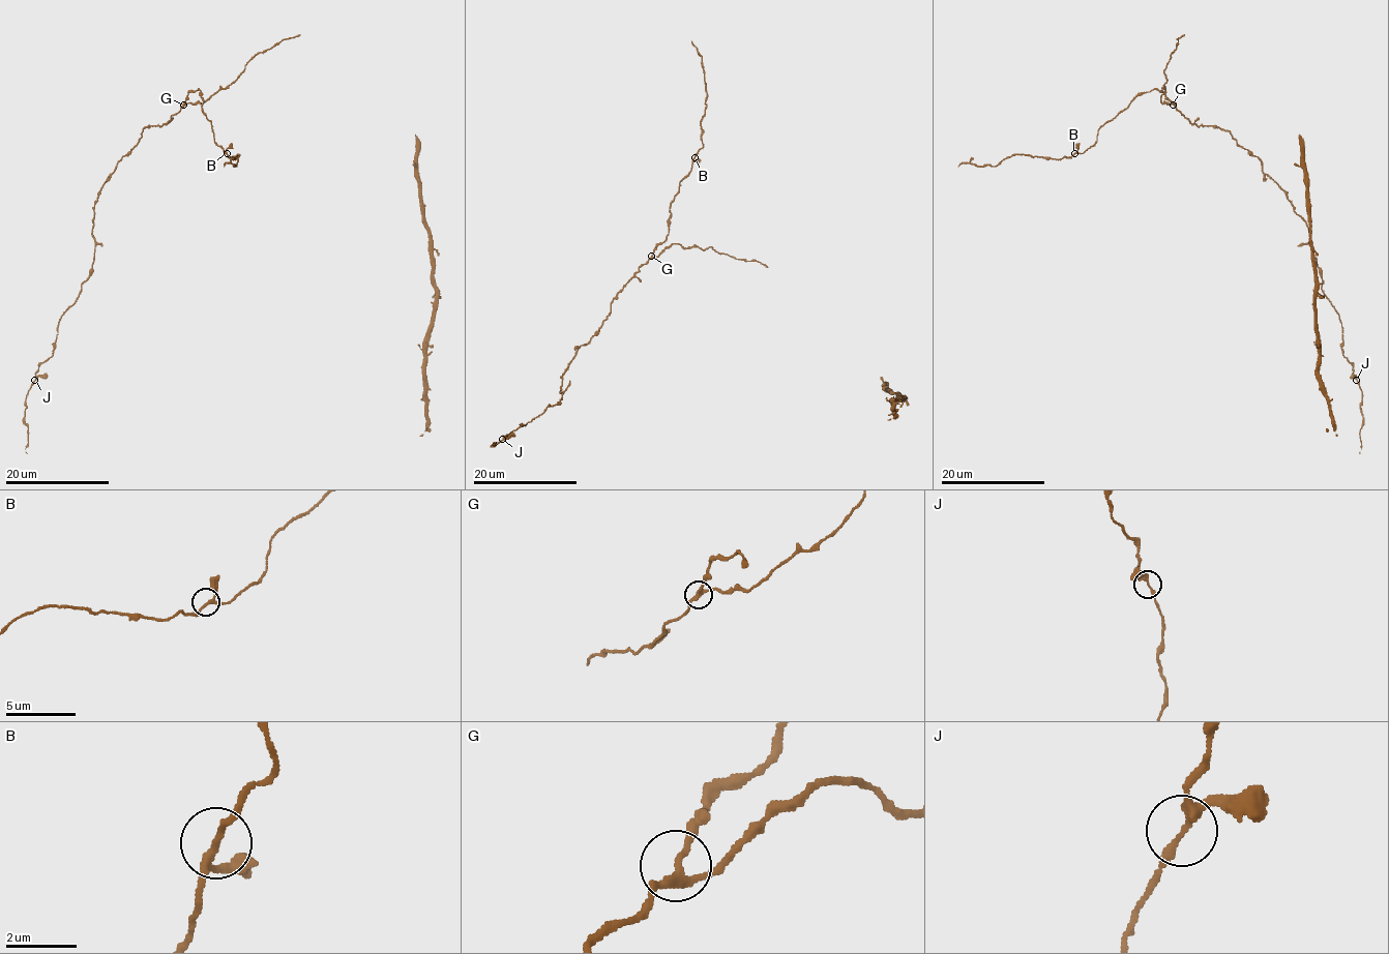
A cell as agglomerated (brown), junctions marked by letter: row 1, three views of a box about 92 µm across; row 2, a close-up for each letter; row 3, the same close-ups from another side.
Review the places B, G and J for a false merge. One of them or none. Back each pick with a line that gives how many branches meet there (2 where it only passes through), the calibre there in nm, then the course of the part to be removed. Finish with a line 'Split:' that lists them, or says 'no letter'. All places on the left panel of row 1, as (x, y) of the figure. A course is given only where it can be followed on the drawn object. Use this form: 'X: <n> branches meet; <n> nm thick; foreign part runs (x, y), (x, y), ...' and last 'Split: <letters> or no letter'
Split: no letter

